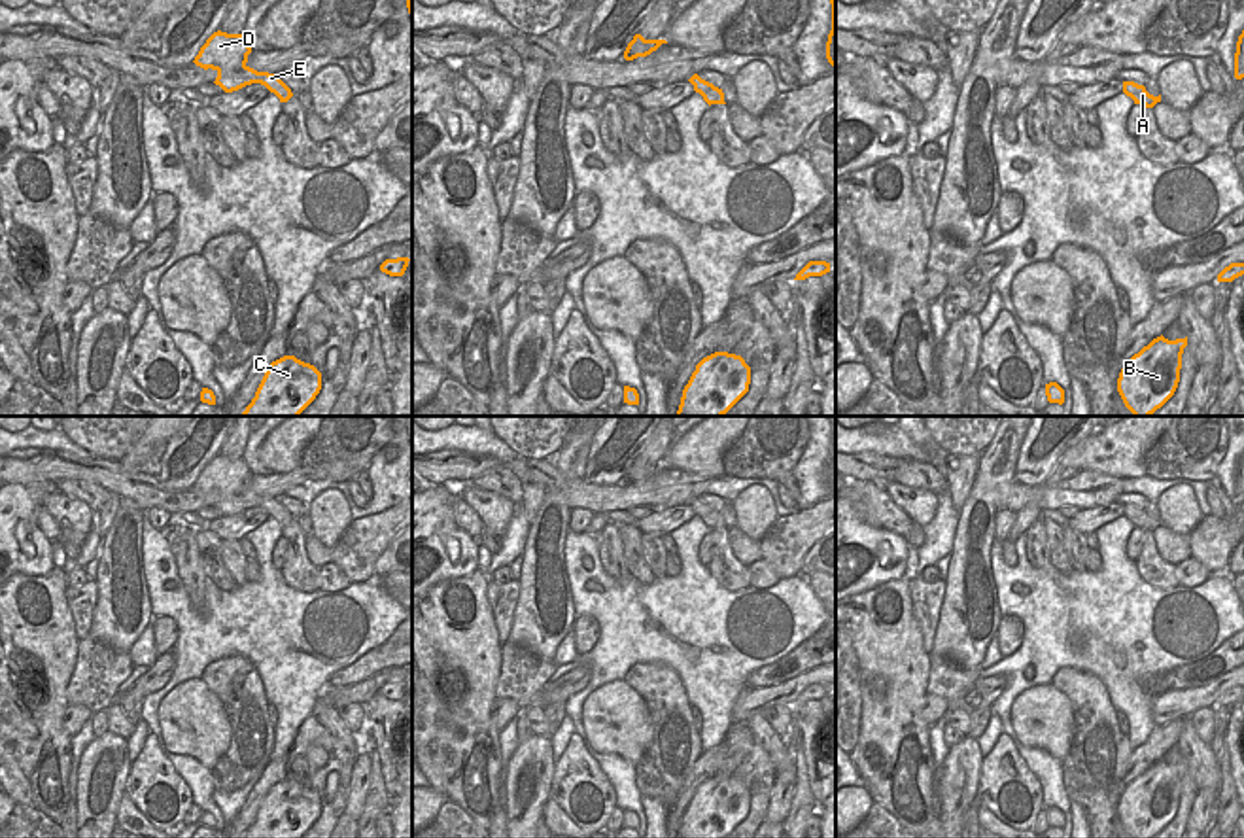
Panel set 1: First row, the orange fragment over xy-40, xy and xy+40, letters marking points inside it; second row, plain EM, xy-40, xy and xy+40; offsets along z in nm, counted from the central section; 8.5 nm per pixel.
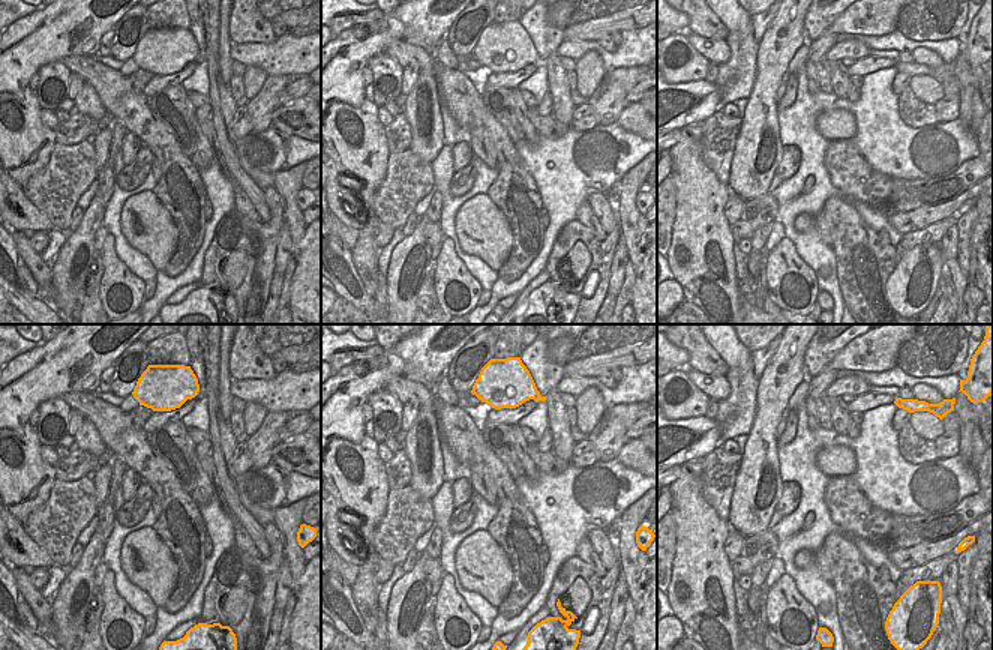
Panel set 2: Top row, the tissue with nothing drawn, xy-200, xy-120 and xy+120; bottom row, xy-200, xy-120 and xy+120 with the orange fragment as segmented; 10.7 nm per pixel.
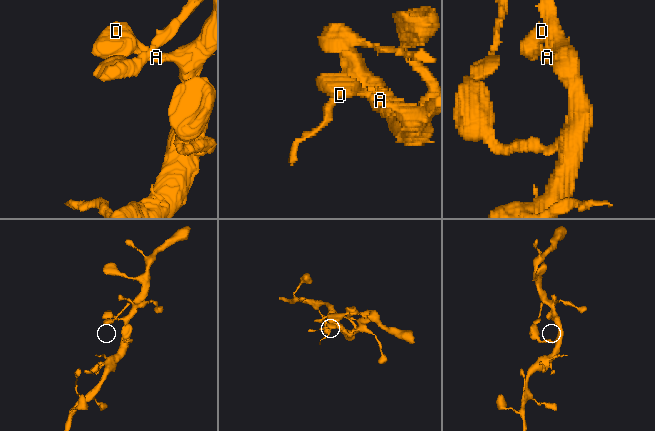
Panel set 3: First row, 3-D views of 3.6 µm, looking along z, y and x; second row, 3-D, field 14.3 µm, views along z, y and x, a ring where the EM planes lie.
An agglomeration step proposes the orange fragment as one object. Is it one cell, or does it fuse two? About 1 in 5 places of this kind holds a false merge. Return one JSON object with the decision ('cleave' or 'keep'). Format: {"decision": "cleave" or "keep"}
{"decision": "keep"}

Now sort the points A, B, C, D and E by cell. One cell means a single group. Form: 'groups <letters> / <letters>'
groups A B C D E

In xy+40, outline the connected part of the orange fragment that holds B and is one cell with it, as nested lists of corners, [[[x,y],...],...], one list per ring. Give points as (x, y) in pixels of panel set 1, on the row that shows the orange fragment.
[[[1163,335],[1134,354],[1121,369],[1117,392],[1134,416],[1151,416],[1176,392],[1185,339]]]

